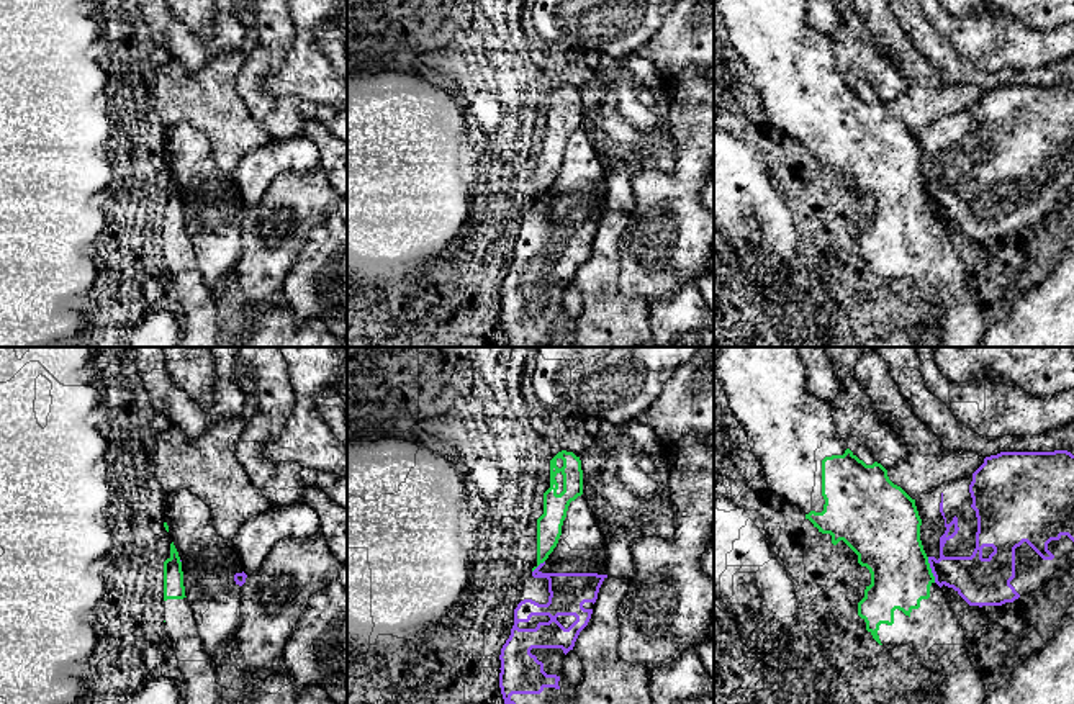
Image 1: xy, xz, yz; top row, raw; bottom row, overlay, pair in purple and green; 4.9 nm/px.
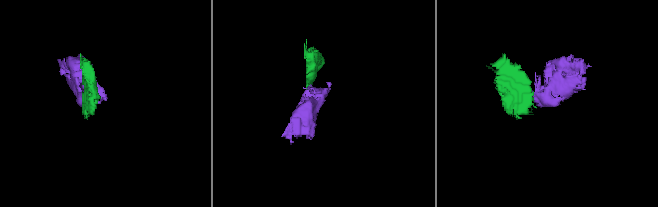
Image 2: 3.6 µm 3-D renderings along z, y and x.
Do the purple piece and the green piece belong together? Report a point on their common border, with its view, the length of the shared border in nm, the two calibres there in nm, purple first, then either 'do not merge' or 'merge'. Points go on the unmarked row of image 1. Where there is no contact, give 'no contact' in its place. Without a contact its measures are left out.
yz (932, 203) | 130 nm | 240/320 nm | do not merge

